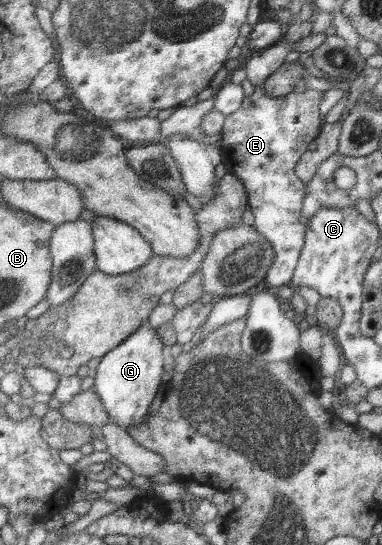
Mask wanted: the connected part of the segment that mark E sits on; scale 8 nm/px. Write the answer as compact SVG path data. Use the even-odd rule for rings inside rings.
M324 32L302 37L290 43L283 37L276 45L264 50L256 50L245 65L247 78L254 85L254 93L248 95L238 111L228 115L222 135L218 138L220 149L223 149L225 161L223 170L232 171L244 181L250 197L250 207L254 210L255 227L270 241L275 249L276 260L268 271L265 285L270 287L290 286L293 282L300 253L306 235L306 219L300 217L304 196L307 195L306 183L300 181L296 169L300 157L308 149L308 141L318 134L320 113L318 103L322 99L322 91L318 91L318 99L310 99L310 103L300 103L300 93L289 93L282 97L272 97L266 93L266 80L276 74L285 63L290 51L312 51L325 39Z

